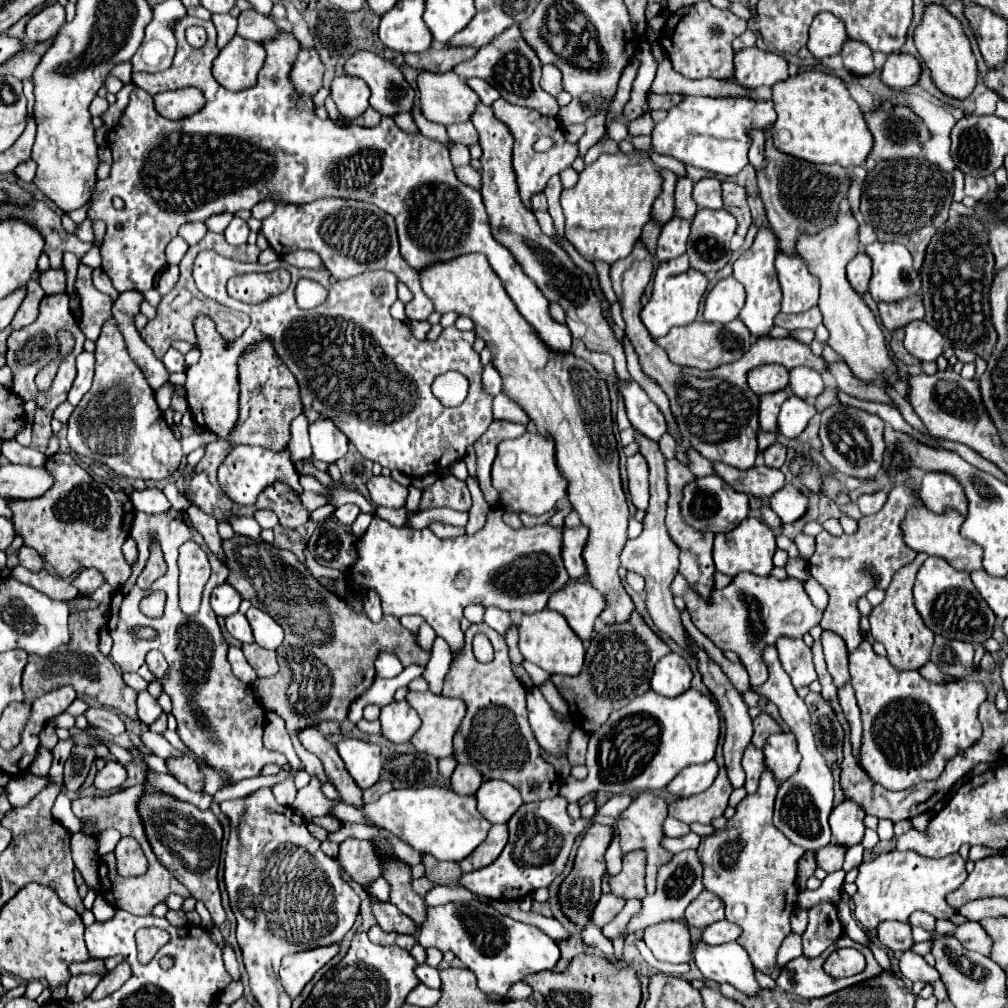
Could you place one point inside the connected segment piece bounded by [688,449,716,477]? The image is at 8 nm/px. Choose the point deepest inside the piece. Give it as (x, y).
(700, 466)

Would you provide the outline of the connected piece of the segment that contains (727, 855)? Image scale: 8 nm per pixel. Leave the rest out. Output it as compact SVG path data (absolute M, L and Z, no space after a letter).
M764 773L760 779L760 787L754 795L746 795L736 807L736 815L728 821L724 829L718 829L714 835L704 837L698 855L704 865L704 885L710 893L718 895L726 905L726 919L742 927L742 935L738 943L748 951L754 967L764 975L776 975L776 953L782 941L790 933L790 915L796 909L796 873L798 861L804 855L802 847L796 847L782 831L778 831L772 823L772 809L778 785L774 783L772 773Z

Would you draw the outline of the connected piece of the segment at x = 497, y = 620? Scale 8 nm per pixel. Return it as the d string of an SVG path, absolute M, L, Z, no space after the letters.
M488 607L484 615L484 623L488 623L494 631L504 635L508 631L508 625L514 625L514 619L508 611L502 611L498 607Z

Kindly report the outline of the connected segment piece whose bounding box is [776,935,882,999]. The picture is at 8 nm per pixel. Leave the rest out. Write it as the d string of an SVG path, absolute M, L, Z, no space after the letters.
M846 935L840 937L840 939L836 941L836 951L842 949L842 947L858 949L858 951L866 957L866 969L864 969L864 973L854 975L854 977L850 977L850 979L834 979L834 977L830 977L830 975L822 969L822 965L824 965L824 961L826 961L826 957L828 957L830 953L834 953L834 949L826 949L826 951L824 951L820 957L816 957L816 959L808 959L808 957L802 955L802 957L790 961L788 965L784 965L784 967L780 969L778 979L776 979L778 989L782 989L782 991L786 991L786 993L794 993L794 995L804 997L804 999L818 999L818 997L824 997L824 995L830 995L830 993L836 993L836 991L840 991L840 989L846 989L846 987L850 987L850 985L856 985L856 983L862 983L862 981L868 981L868 979L880 977L882 967L878 965L878 961L874 959L874 955L872 955L870 949L866 949L866 947L862 947L862 945L858 945L858 943L854 943L854 941L852 941L850 937L846 937Z

